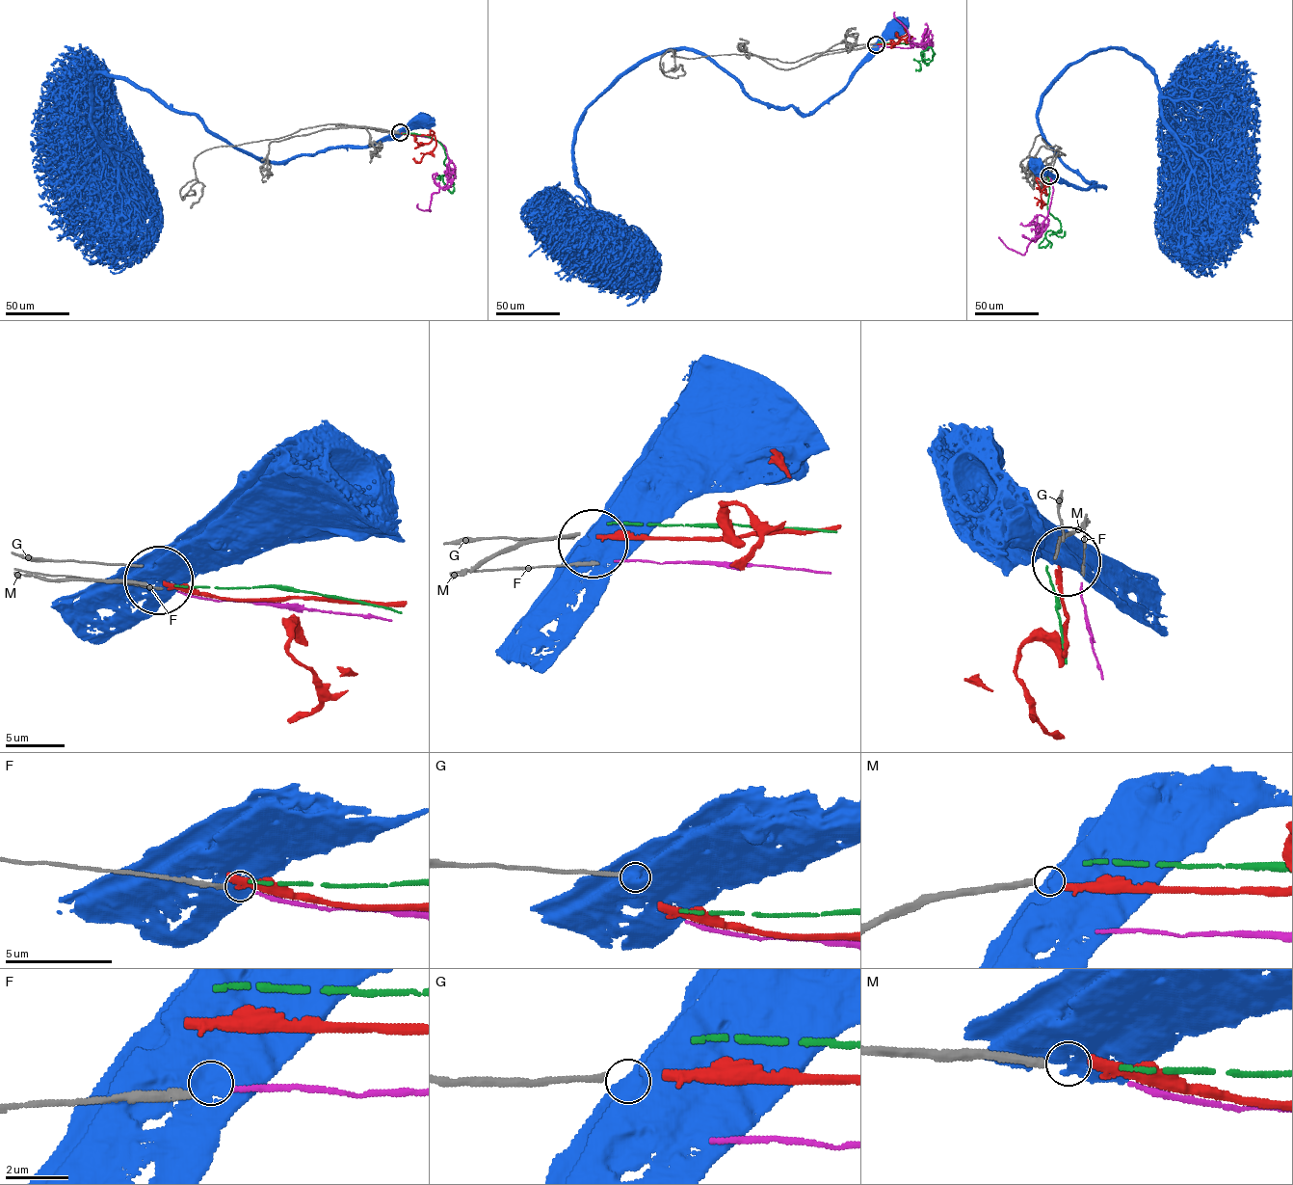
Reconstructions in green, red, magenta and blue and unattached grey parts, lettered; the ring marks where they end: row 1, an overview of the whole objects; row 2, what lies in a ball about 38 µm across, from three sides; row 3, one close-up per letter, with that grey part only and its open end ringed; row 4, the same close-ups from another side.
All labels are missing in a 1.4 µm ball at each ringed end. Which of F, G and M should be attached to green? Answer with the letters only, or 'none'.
none

